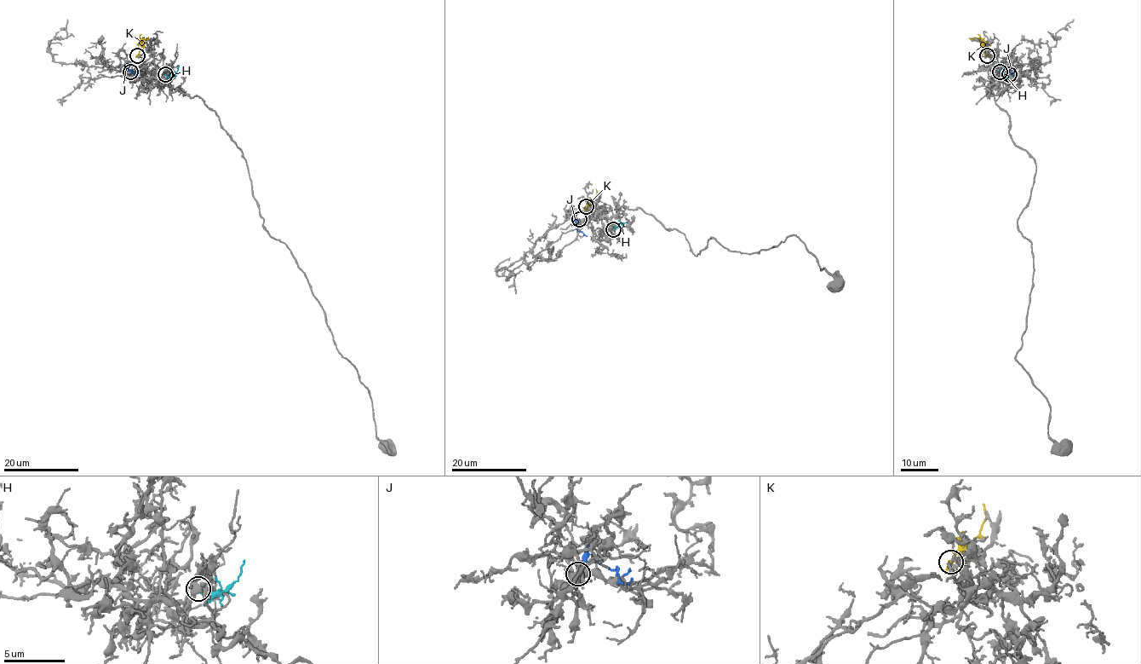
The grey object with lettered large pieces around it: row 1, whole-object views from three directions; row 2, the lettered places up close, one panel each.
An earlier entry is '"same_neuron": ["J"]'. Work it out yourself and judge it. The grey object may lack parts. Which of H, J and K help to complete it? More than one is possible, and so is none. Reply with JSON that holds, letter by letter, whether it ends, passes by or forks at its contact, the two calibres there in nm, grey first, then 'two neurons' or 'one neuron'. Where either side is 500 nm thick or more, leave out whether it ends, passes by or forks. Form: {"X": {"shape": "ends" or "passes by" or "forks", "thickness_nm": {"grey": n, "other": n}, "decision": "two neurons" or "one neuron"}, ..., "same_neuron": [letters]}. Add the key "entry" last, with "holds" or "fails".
{"H": {"shape": "ends", "thickness_nm": {"grey": 190, "other": 240}, "decision": "one neuron"}, "J": {"shape": "ends", "thickness_nm": {"grey": 180, "other": 240}, "decision": "two neurons"}, "K": {"shape": "ends", "thickness_nm": {"grey": 320, "other": 260}, "decision": "two neurons"}, "same_neuron": ["H"], "entry": "fails"}

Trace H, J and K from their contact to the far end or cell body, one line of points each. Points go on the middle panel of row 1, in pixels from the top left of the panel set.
H: (613, 228), (627, 222)
J: (579, 219), (574, 224), (577, 229), (587, 235)
K: (586, 206), (595, 198), (596, 188)

